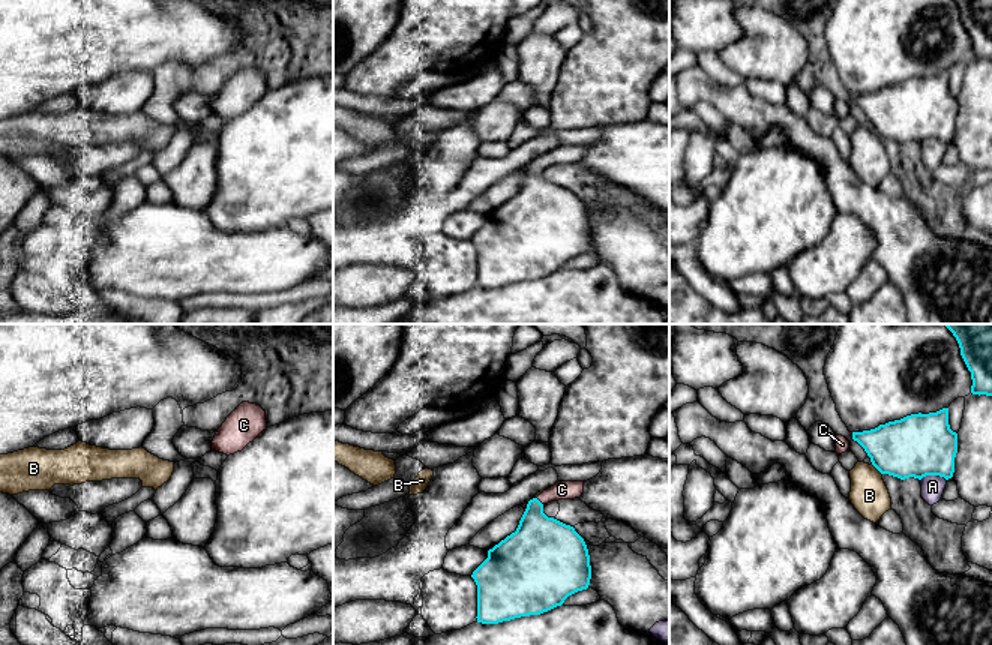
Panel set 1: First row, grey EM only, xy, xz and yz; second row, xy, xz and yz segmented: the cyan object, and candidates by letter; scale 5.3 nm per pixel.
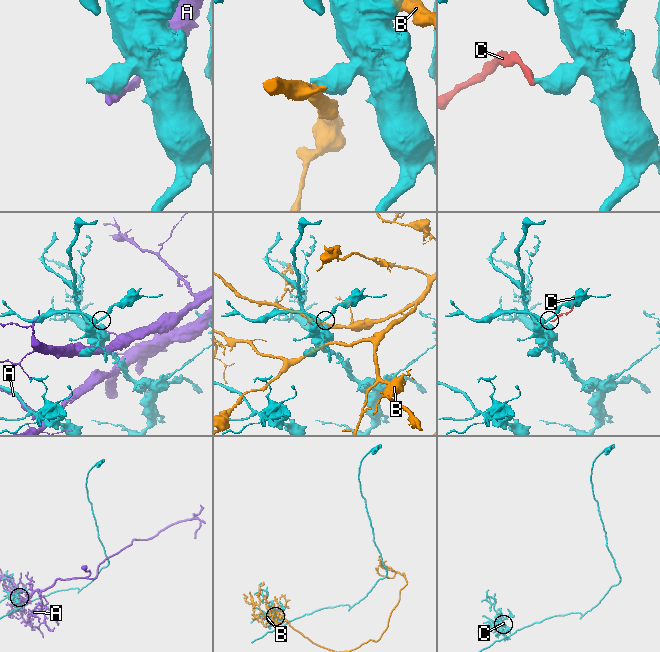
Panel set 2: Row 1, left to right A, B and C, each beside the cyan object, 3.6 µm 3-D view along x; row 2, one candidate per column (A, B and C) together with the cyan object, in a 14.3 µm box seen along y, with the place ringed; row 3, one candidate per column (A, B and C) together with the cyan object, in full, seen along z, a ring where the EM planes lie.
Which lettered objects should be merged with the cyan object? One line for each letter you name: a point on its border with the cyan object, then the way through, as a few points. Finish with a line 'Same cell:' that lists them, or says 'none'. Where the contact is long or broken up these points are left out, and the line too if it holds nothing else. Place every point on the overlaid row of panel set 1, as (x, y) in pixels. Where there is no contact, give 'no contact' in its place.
C: xz (539, 501) | across xz (542, 548), (538, 537), (539, 501), (562, 489)
Same cell: C

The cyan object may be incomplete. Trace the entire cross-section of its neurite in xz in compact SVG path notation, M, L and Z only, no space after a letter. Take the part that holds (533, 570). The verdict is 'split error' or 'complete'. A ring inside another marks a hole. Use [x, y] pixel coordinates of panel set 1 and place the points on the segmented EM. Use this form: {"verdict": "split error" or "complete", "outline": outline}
{"verdict": "split error", "outline": "M557 482L528 501L515 532L488 550L488 558L473 572L477 585L477 622L498 624L521 616L540 615L582 590L591 579L590 555L584 538L573 526L543 513L543 506L558 500L575 500L584 482Z"}

